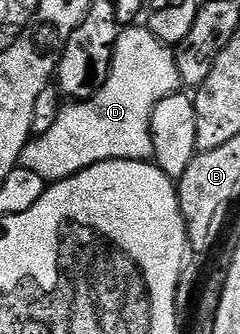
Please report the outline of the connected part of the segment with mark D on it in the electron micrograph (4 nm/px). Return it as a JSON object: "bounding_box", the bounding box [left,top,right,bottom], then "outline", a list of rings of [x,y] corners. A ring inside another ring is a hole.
{"bounding_box":[21,26,180,181],"outline":[[[146,26],[120,30],[112,53],[111,71],[90,99],[72,102],[60,110],[49,133],[34,136],[21,156],[21,165],[46,181],[68,179],[110,159],[152,158],[151,114],[162,99],[180,90],[175,51],[153,37]]]}

